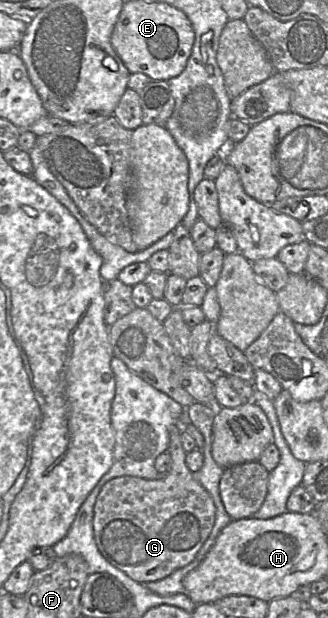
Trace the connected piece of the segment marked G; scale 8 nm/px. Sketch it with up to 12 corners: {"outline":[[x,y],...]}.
{"outline":[[171,427],[155,480],[112,478],[94,505],[104,558],[140,583],[191,563],[216,507]]}

